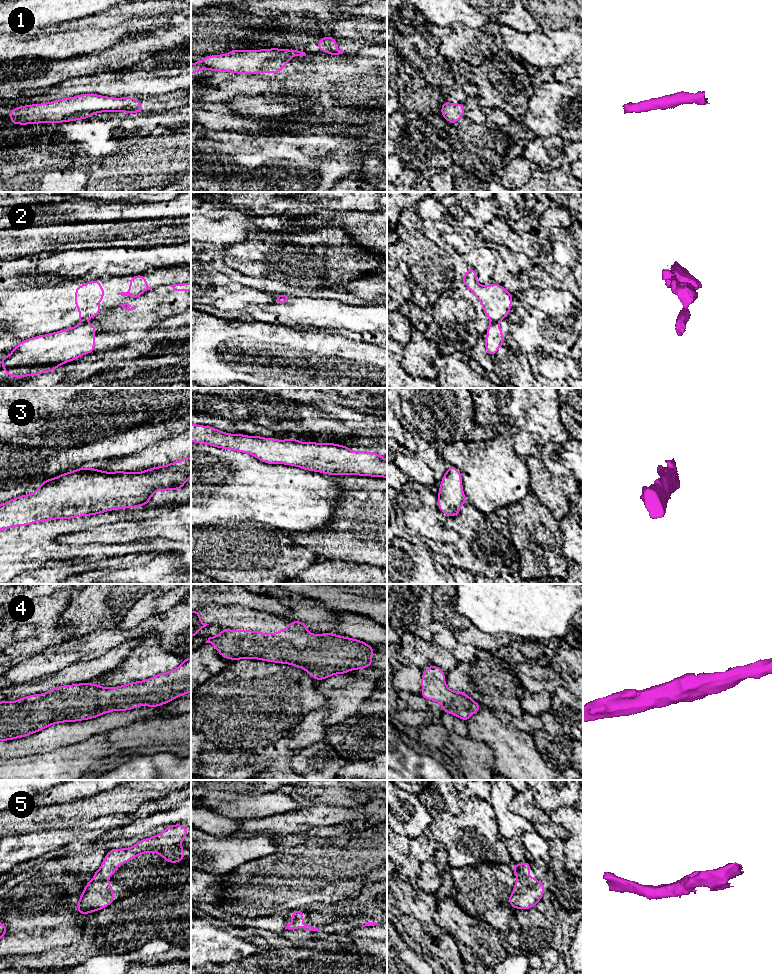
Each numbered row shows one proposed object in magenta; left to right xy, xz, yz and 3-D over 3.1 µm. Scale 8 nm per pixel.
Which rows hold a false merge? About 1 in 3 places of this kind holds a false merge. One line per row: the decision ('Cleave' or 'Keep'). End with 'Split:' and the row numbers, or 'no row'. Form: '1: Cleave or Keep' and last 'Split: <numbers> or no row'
1: Keep
2: Cleave
3: Keep
4: Keep
5: Keep
Split: 2

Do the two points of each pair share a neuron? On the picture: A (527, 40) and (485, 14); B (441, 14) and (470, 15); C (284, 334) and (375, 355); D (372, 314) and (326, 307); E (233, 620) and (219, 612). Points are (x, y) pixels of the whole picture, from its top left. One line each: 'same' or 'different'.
A: different
B: same
C: same
D: same
E: same

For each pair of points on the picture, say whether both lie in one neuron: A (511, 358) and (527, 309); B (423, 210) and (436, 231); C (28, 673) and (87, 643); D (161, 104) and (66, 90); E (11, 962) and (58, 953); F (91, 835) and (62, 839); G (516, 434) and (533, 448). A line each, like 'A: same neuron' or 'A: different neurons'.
A: different neurons
B: same neuron
C: same neuron
D: different neurons
E: same neuron
F: same neuron
G: same neuron

